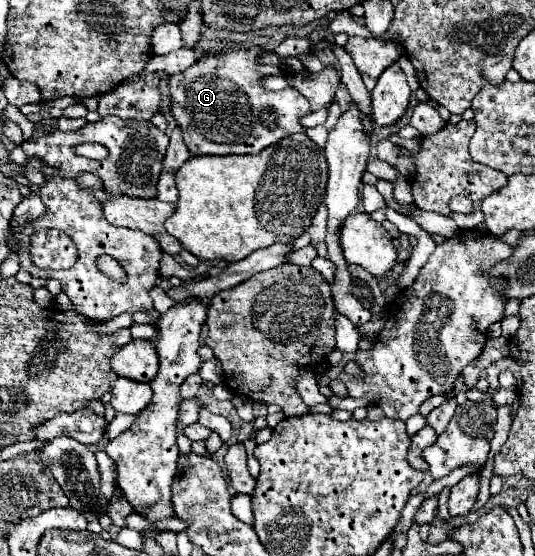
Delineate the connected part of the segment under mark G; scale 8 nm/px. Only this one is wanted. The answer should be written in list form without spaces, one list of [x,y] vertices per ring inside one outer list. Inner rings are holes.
[[[262,46],[252,48],[224,48],[220,52],[202,52],[200,60],[194,62],[180,74],[168,78],[170,92],[170,112],[176,124],[184,128],[184,142],[194,156],[200,154],[258,154],[260,150],[280,142],[282,138],[306,132],[300,124],[302,116],[310,114],[308,100],[296,92],[296,88],[284,88],[282,92],[266,92],[260,88],[260,74],[286,74],[280,66],[266,66],[260,62],[260,56],[268,50]]]

